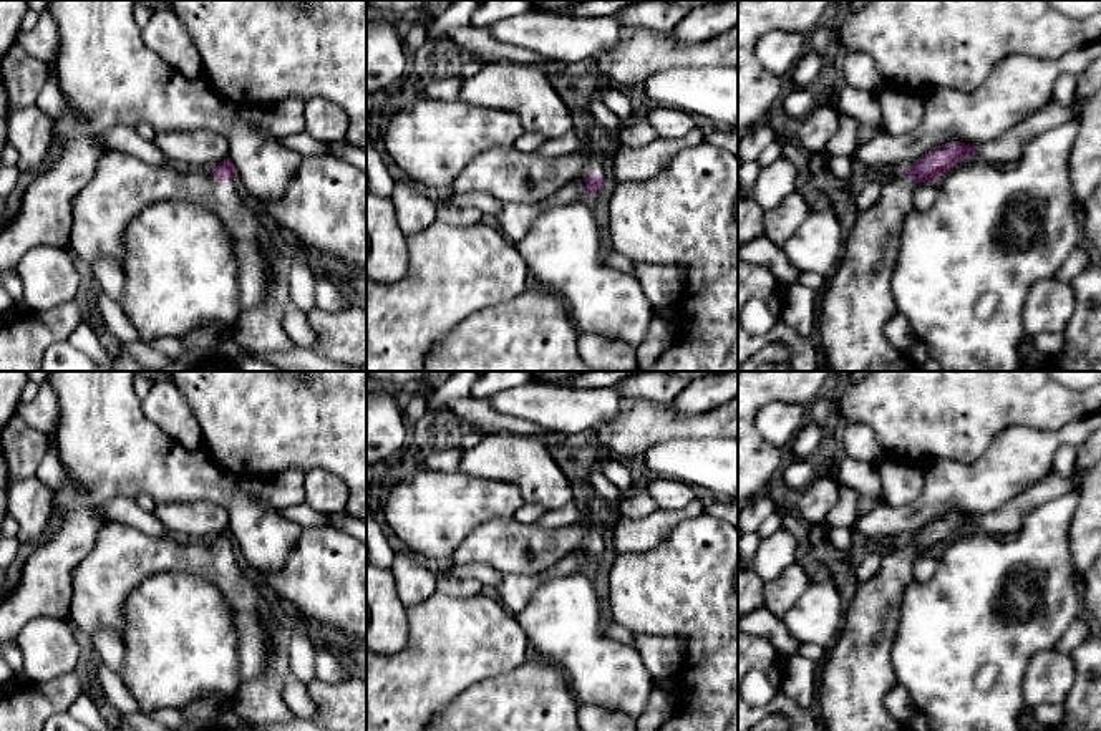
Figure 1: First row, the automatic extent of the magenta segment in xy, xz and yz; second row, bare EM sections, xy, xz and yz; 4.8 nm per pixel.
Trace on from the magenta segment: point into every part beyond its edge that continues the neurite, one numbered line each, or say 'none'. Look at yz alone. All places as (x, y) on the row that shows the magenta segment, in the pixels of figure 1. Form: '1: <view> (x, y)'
1: yz (858, 302)

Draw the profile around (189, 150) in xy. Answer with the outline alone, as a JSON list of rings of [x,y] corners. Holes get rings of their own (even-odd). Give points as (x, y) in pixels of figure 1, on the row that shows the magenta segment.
[[[159,131],[153,143],[156,148],[184,169],[217,166],[230,157],[229,141],[214,131]]]

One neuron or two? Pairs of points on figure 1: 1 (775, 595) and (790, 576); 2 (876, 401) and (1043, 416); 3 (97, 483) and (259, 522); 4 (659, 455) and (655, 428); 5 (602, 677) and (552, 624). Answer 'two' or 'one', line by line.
1: one
2: one
3: one
4: two
5: one

